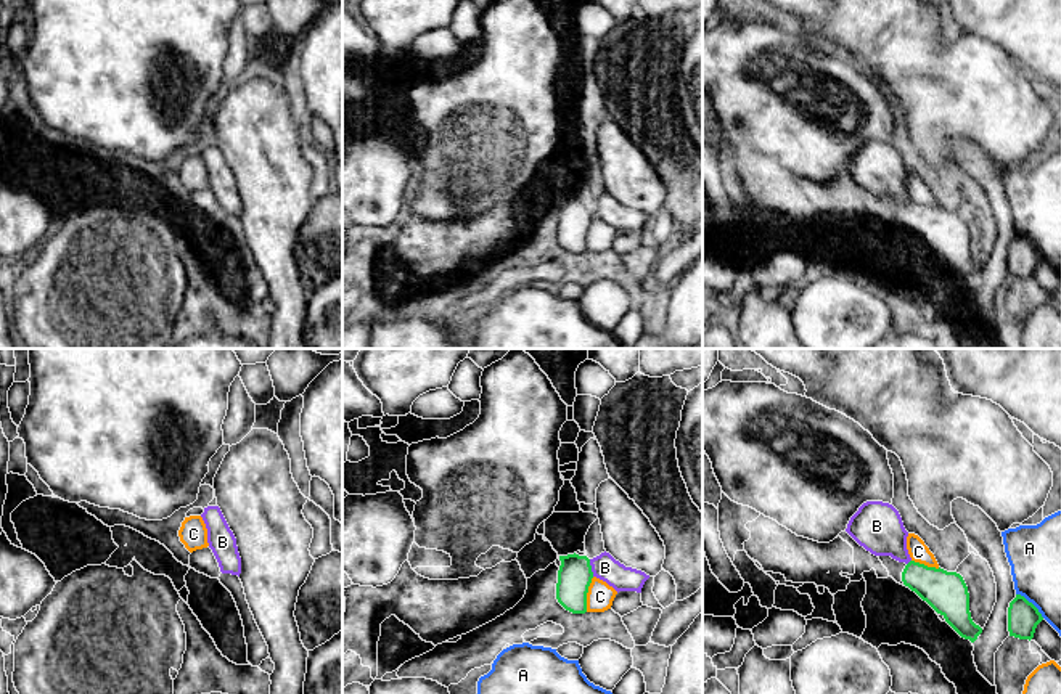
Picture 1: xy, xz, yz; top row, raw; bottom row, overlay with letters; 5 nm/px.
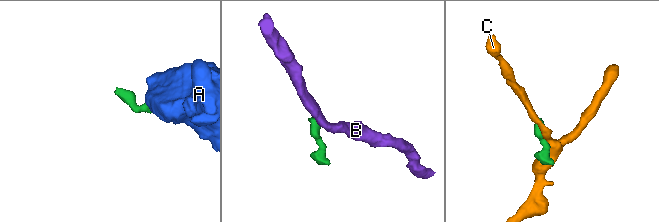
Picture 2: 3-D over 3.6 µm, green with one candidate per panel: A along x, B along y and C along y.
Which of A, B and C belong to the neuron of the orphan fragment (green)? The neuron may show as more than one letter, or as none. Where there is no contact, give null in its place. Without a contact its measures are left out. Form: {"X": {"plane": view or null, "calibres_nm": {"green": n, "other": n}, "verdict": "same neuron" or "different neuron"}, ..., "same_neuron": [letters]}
{"A": {"plane": "yz", "calibres_nm": {"green": 160, "other": 280}, "verdict": "different neuron"}, "B": {"plane": "xz", "calibres_nm": {"green": 170, "other": 130}, "verdict": "different neuron"}, "C": {"plane": "xz", "calibres_nm": {"green": 170, "other": 140}, "verdict": "different neuron"}, "same_neuron": []}

